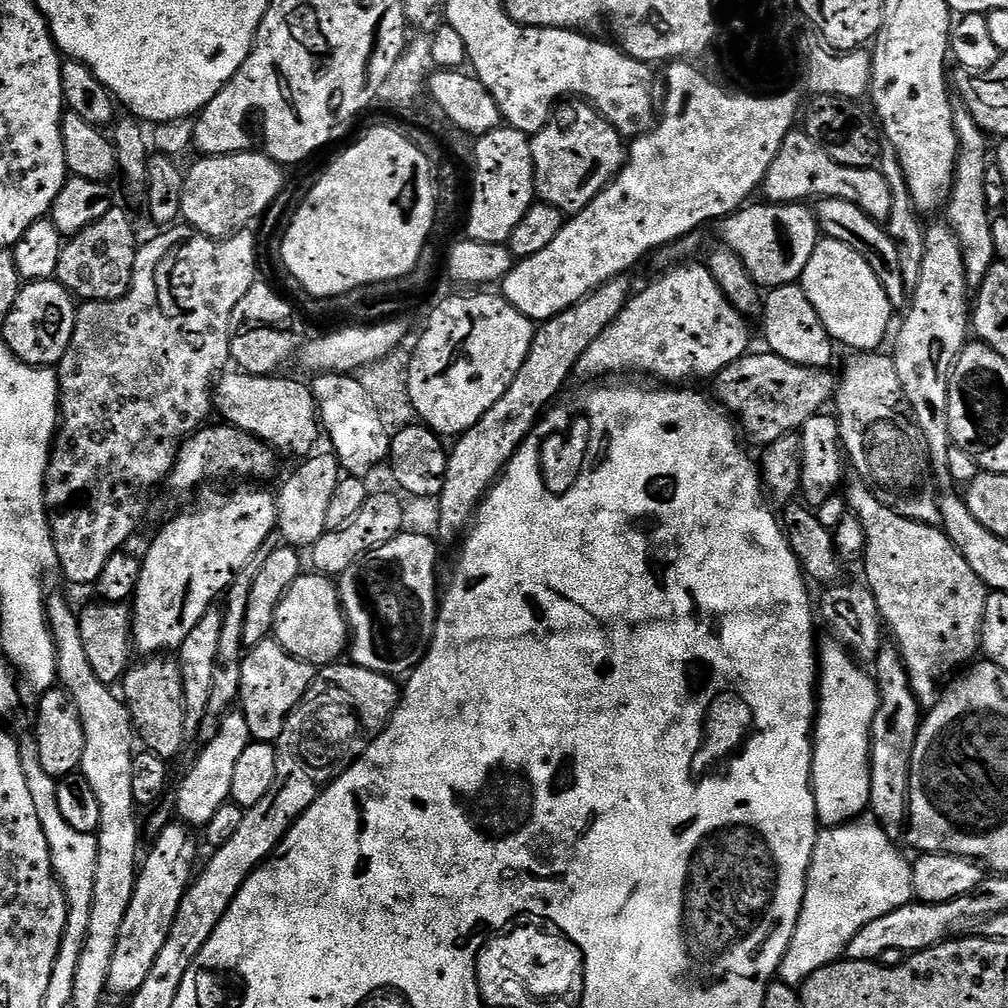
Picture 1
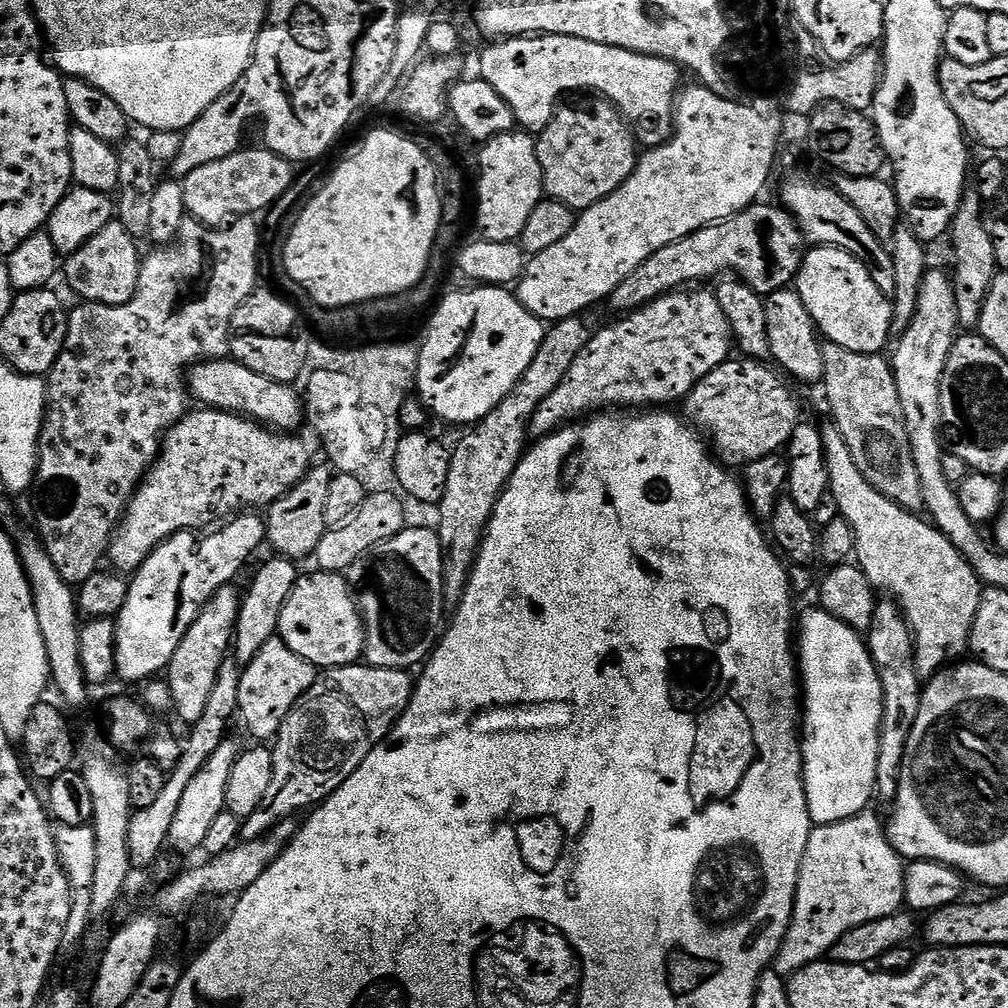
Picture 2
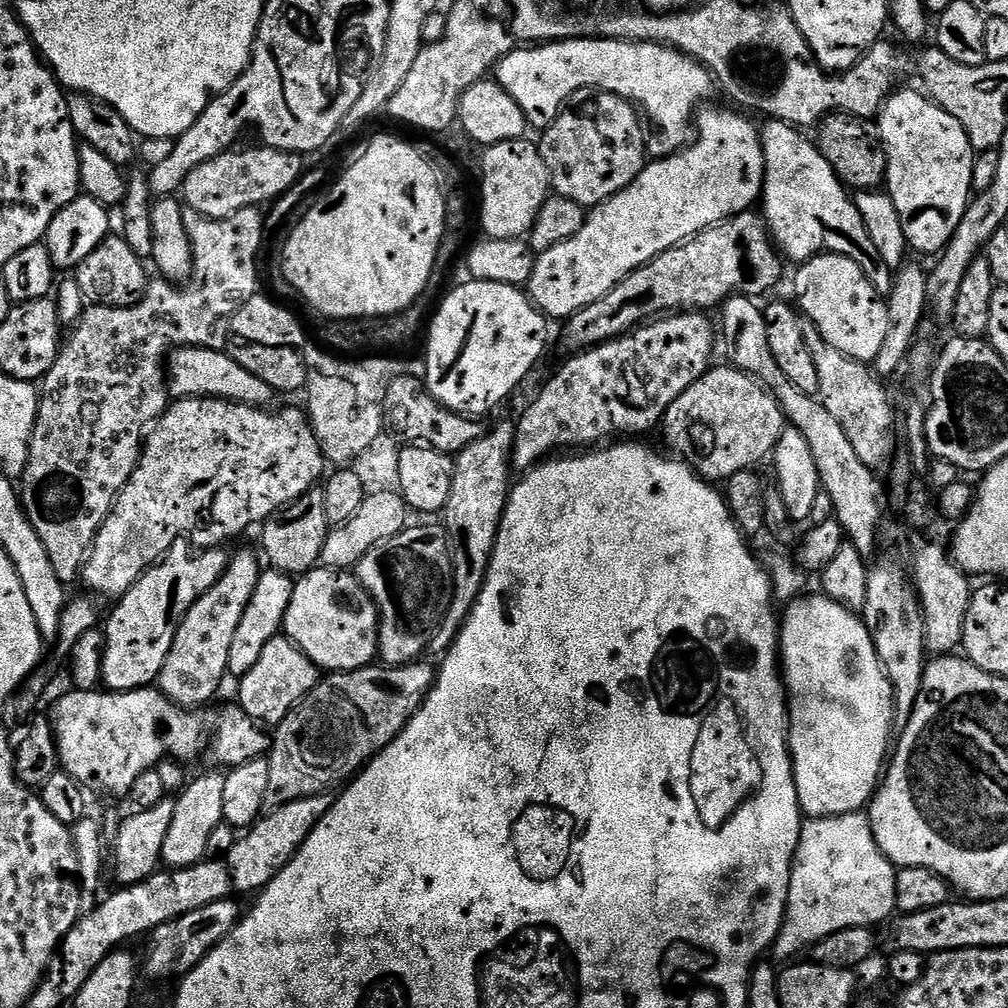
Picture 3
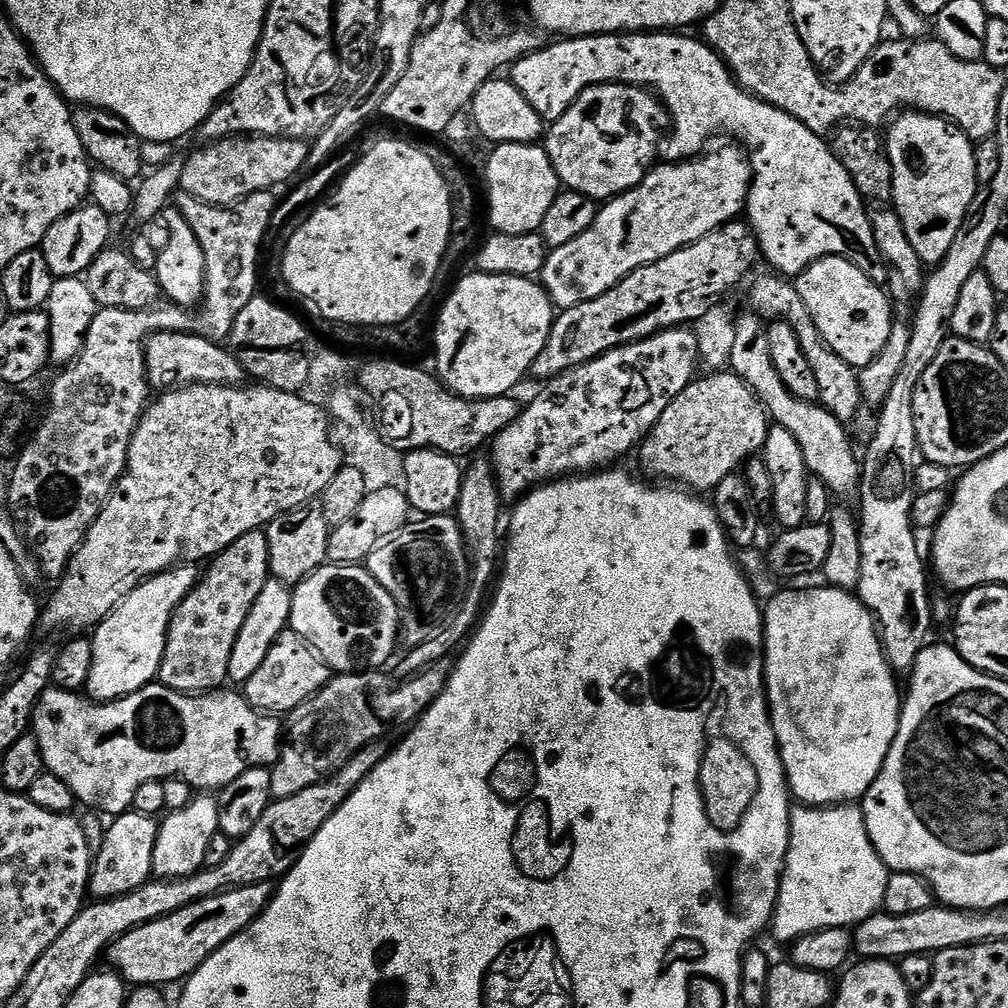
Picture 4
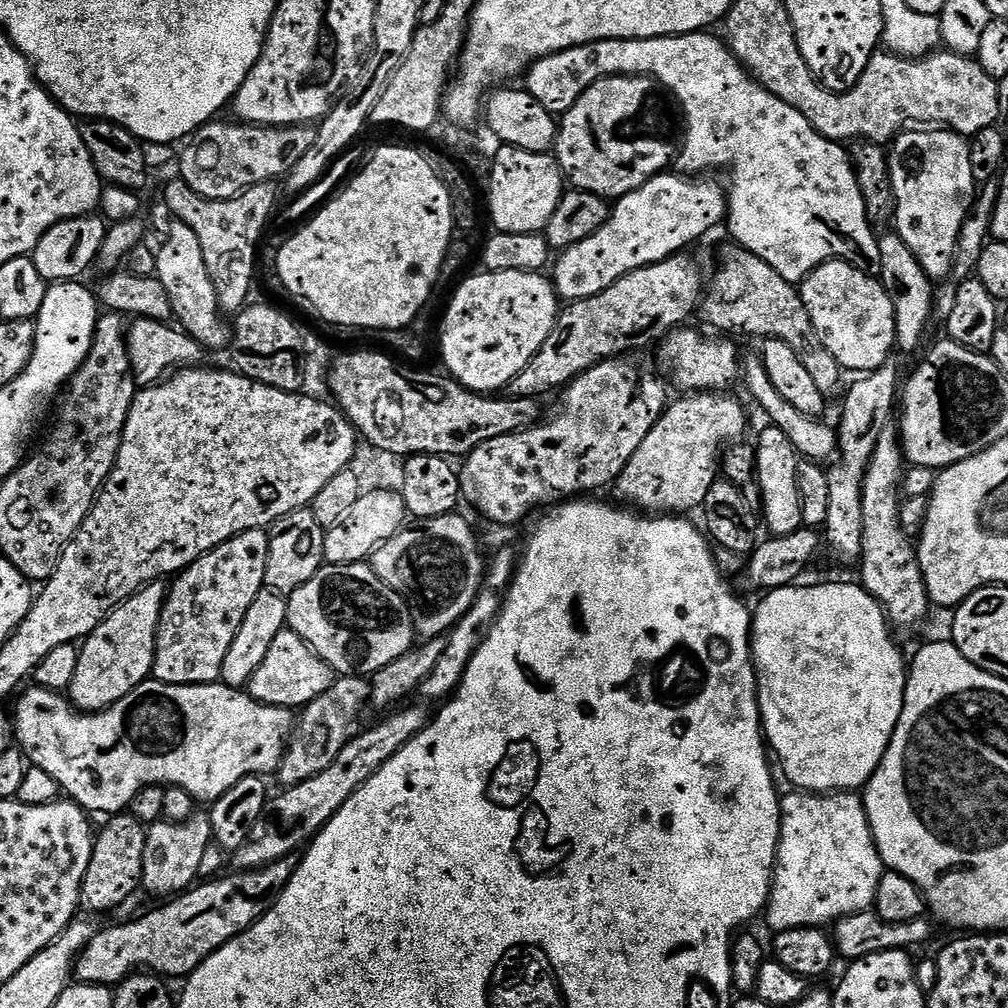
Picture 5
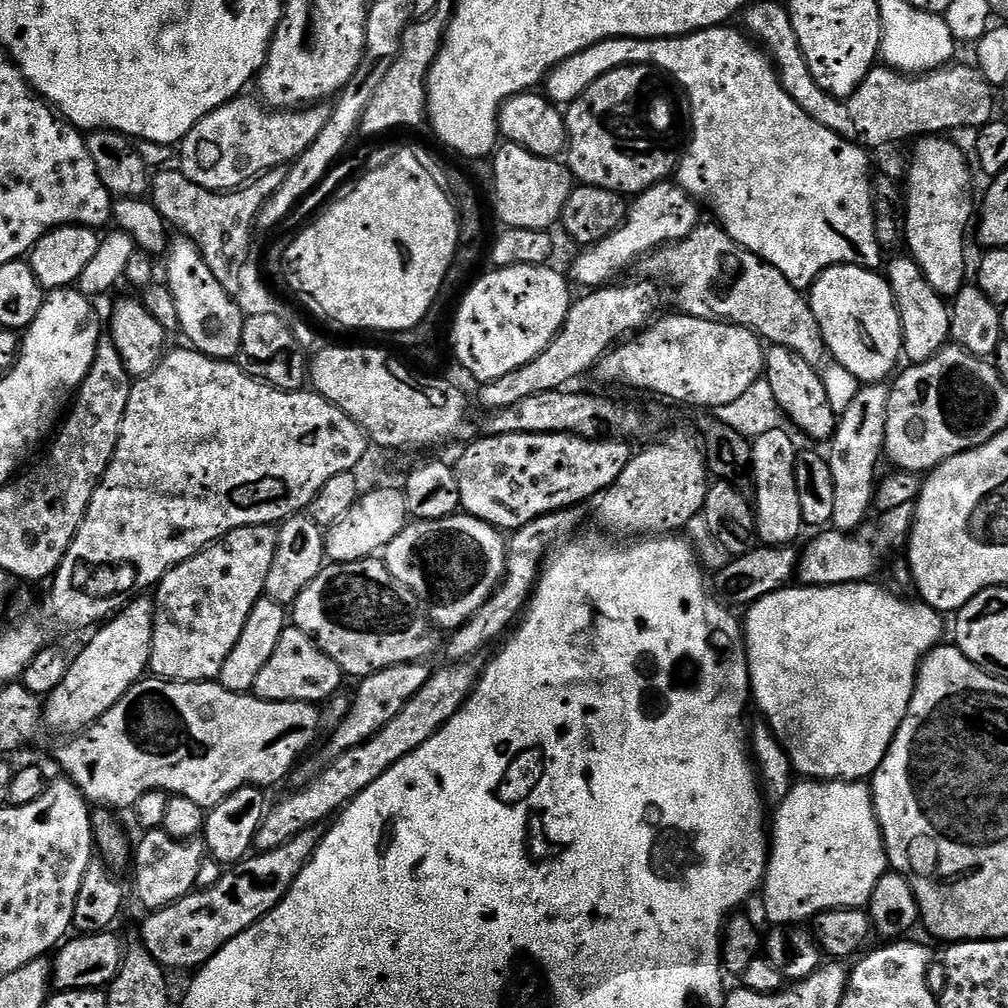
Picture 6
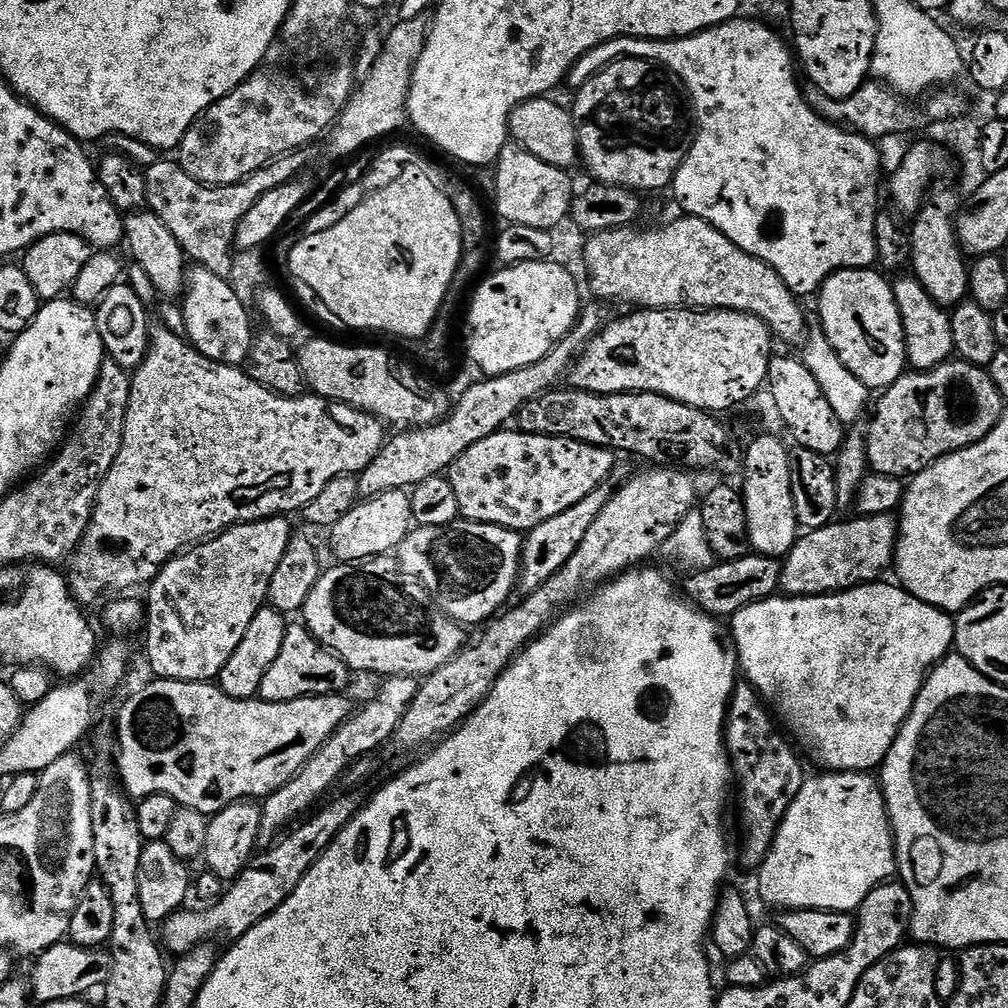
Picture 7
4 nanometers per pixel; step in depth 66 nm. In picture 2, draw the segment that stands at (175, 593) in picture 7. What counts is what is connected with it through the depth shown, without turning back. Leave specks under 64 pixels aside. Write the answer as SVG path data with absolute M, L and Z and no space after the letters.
M232 586L219 588L206 602L198 618L194 618L182 642L178 642L178 650L174 650L174 658L170 658L166 669L173 709L184 708L187 704L196 704L197 709L202 709L210 699L210 690L214 690L214 678L218 678L218 670L225 656L229 655L236 635L236 619L240 613L242 596L234 589Z

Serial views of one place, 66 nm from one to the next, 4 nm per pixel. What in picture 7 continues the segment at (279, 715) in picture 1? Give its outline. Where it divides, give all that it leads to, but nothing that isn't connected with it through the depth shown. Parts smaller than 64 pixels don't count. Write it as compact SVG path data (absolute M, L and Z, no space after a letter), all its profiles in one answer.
M289 623L286 638L282 638L282 650L274 658L274 666L266 670L262 678L259 699L266 702L286 702L303 696L335 696L345 691L350 669L319 640L313 638L303 623Z

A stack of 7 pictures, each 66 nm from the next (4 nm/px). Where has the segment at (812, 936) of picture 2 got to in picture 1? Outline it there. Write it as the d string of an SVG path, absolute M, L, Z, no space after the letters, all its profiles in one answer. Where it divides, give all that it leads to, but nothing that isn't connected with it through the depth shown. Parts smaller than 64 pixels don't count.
M870 814L850 820L847 824L825 827L817 835L798 926L780 963L778 978L786 982L786 986L799 989L800 985L806 982L806 978L810 978L810 974L841 959L847 953L850 940L854 938L854 934L858 934L858 930L870 926L874 918L890 914L890 910L898 910L913 903L912 864L896 847L886 830Z

